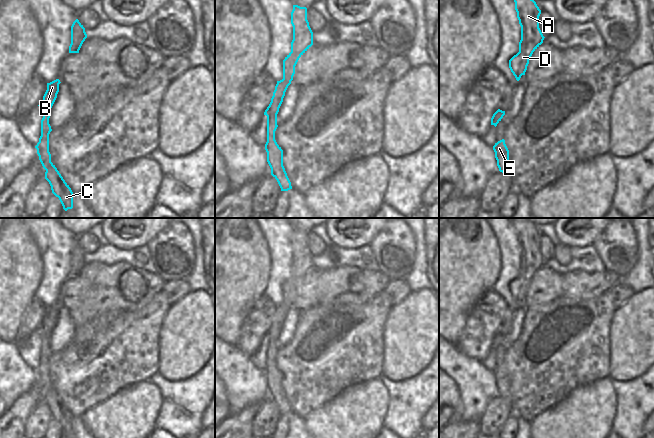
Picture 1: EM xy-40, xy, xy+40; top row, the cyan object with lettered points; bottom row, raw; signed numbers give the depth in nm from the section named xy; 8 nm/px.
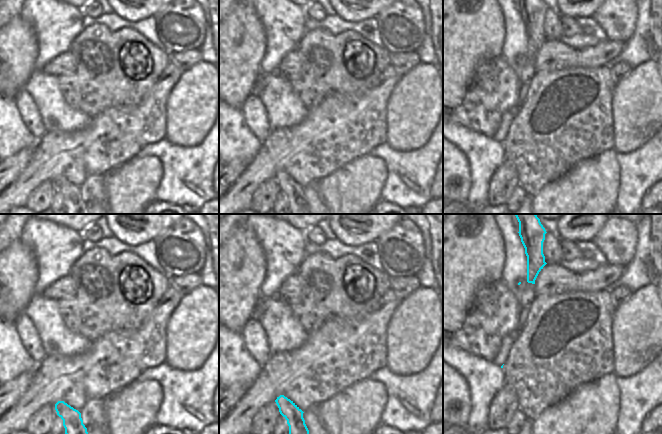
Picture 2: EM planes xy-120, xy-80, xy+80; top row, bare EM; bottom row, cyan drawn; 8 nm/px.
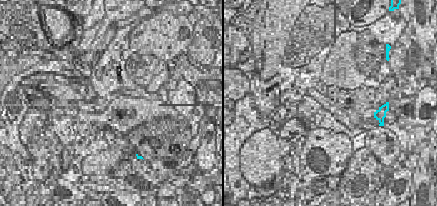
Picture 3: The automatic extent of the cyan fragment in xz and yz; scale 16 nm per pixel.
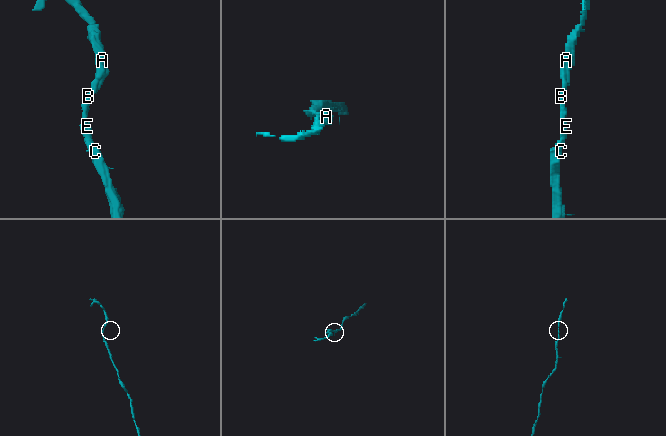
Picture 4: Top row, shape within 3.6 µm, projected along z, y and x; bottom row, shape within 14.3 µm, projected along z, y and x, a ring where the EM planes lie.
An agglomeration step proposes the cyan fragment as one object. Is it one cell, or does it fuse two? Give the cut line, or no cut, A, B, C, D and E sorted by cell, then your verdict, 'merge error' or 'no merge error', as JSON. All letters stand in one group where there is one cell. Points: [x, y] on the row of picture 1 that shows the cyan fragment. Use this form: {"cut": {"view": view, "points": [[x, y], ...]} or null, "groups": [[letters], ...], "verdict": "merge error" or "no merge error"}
{"cut": null, "groups": [["A", "B", "C", "D", "E"]], "verdict": "no merge error"}

